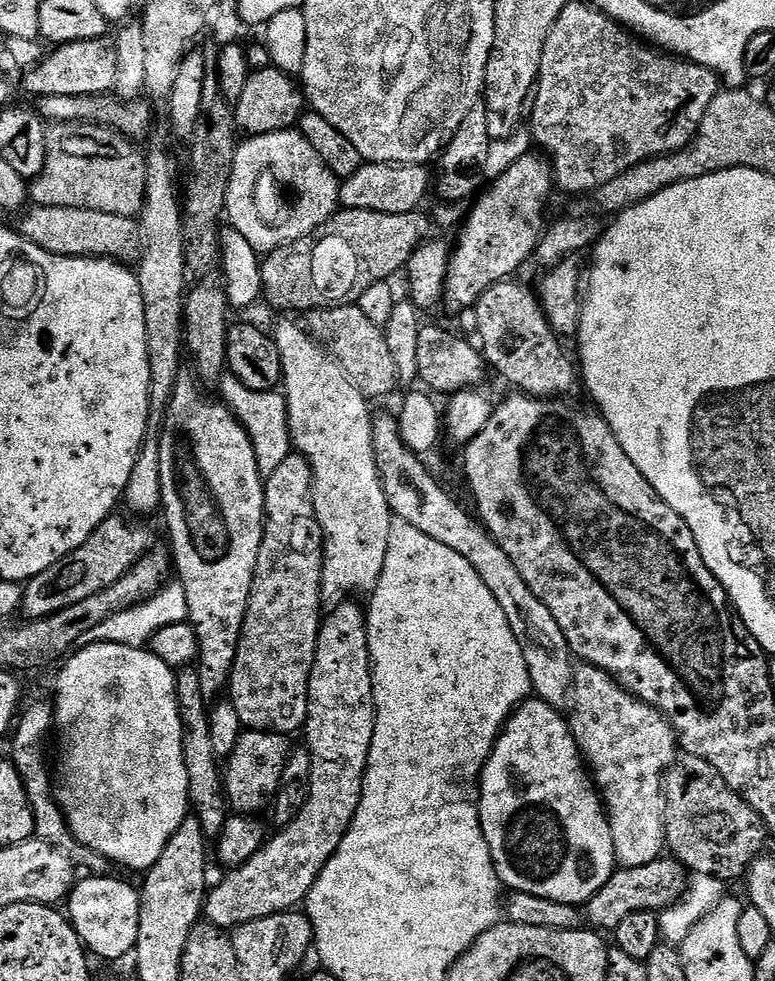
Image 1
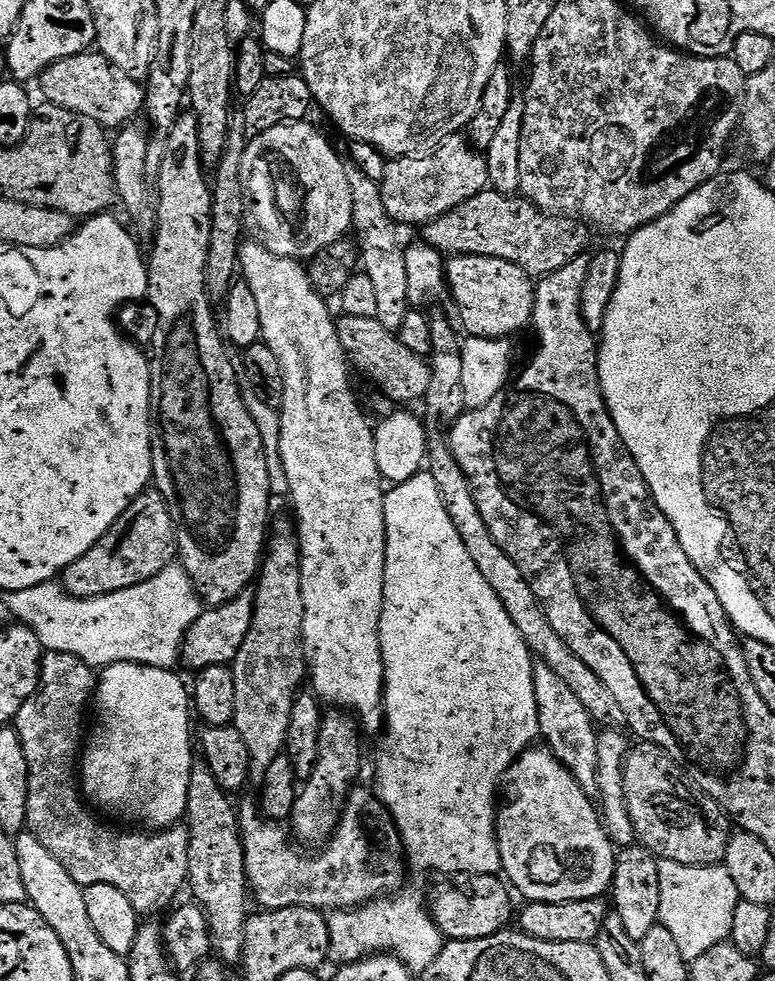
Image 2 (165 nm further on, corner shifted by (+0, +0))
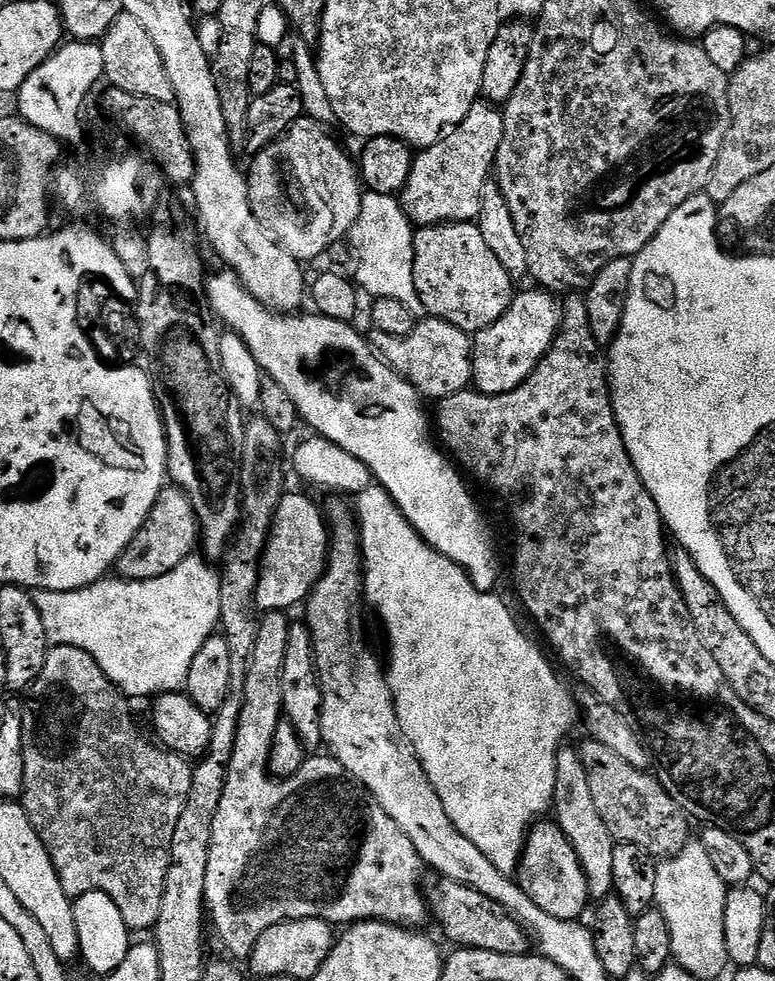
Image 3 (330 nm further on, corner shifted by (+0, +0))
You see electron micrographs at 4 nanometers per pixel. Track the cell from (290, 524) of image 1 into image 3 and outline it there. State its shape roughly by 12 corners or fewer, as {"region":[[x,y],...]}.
{"region":[[265,612],[204,906],[229,957],[322,918],[420,926],[426,865],[330,754],[268,771]]}

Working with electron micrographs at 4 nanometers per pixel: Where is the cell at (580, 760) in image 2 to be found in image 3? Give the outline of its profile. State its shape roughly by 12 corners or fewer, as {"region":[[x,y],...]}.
{"region":[[579,751],[556,759],[554,818],[593,901],[613,895],[617,841]]}

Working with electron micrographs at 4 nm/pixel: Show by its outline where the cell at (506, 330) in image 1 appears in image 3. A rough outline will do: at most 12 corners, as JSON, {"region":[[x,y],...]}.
{"region":[[479,223],[416,232],[423,311],[475,334],[514,277]]}

